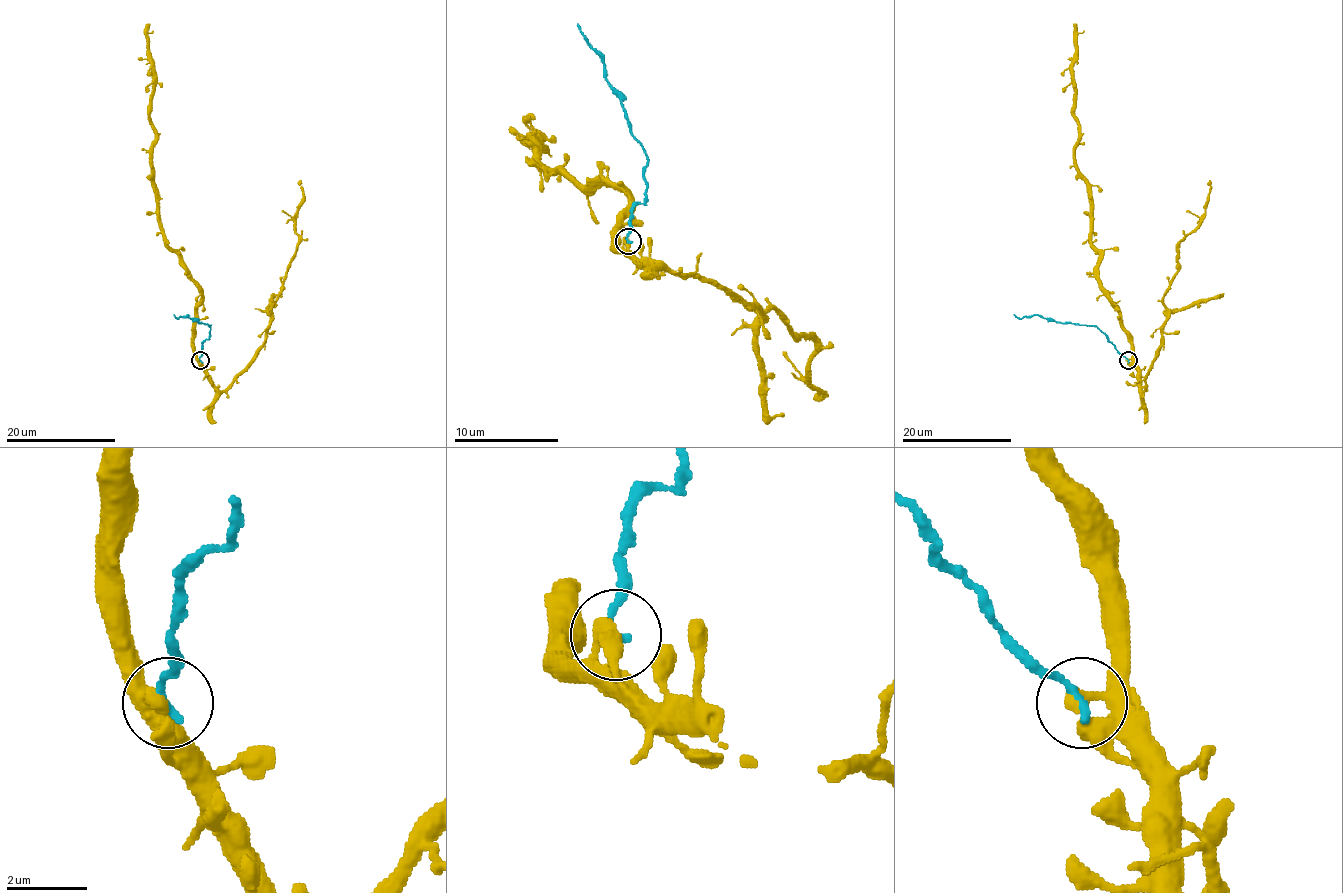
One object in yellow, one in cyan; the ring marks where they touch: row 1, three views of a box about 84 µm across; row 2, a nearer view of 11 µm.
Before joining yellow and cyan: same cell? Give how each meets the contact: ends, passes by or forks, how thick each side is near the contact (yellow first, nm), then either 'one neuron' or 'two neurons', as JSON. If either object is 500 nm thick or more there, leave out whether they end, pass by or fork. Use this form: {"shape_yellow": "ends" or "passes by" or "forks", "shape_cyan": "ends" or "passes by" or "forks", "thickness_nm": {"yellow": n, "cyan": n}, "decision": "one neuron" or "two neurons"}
{"shape_yellow": "ends", "shape_cyan": "ends", "thickness_nm": {"yellow": 440, "cyan": 200}, "decision": "two neurons"}

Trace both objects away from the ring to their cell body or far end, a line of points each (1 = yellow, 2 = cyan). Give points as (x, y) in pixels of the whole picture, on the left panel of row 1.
1: (200, 360), (194, 355), (193, 325), (201, 291), (186, 265), (167, 244), (153, 180), (149, 24)
2: (200, 360), (201, 344), (210, 334), (210, 325), (188, 315), (177, 318), (174, 314)

